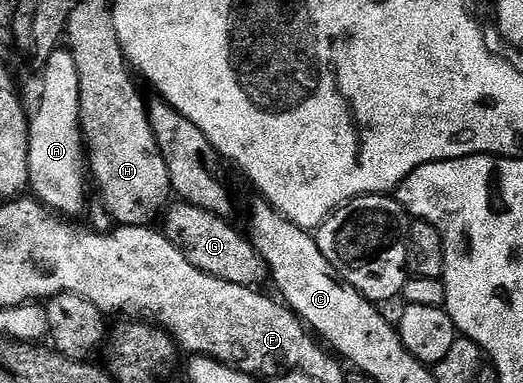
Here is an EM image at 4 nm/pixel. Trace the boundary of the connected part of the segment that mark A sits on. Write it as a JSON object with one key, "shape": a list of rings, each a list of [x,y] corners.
{"shape":[[[55,51],[41,71],[41,77],[43,77],[43,97],[39,100],[39,109],[33,112],[29,120],[31,126],[31,137],[29,138],[29,178],[31,183],[29,188],[34,199],[40,200],[52,212],[62,214],[67,218],[75,218],[87,200],[87,188],[83,185],[83,176],[85,180],[85,141],[83,130],[79,127],[77,62],[73,62],[71,51]]]}

